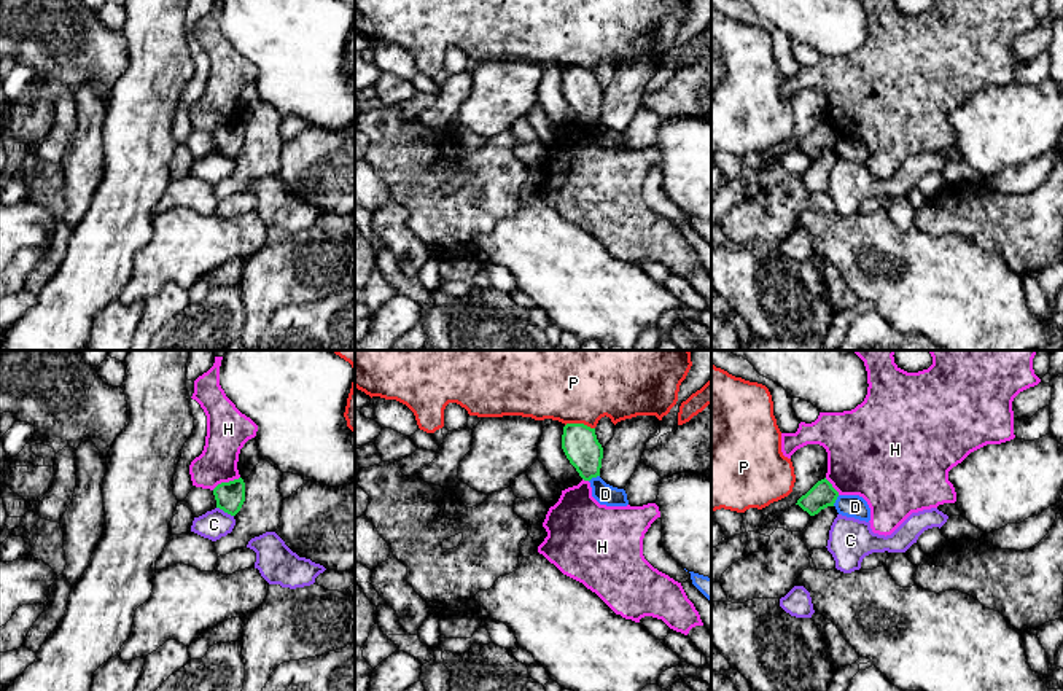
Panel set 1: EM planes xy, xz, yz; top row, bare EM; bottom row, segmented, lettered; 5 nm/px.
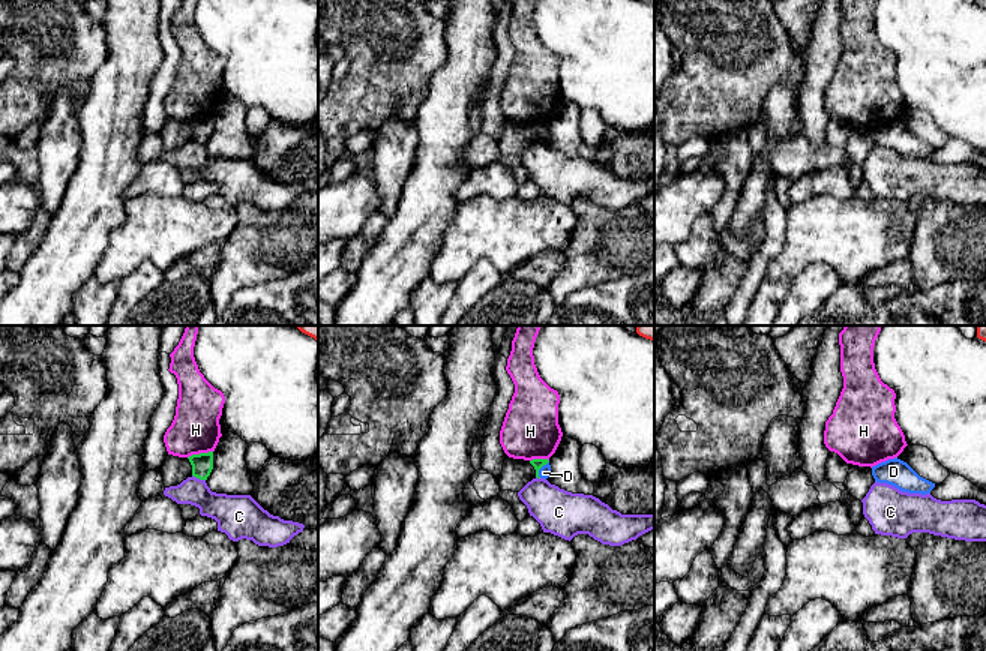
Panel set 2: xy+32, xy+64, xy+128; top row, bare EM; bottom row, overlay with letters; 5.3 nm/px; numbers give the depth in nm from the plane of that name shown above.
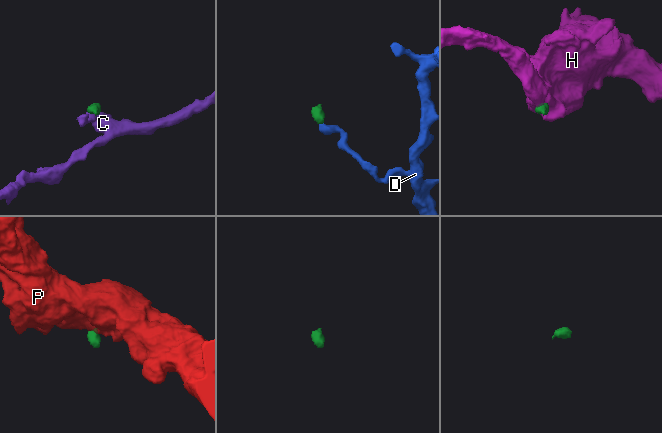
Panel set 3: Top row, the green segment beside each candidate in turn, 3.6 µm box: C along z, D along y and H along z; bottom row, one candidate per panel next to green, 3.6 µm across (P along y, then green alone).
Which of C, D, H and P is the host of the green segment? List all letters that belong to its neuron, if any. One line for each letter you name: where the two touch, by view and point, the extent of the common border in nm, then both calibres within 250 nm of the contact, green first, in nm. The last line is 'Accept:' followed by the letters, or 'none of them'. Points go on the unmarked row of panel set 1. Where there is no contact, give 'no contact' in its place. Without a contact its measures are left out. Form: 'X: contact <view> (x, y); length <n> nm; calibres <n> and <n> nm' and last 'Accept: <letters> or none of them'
D: contact xz (594, 120); length 70 nm; calibres 180 and 110 nm
Accept: D

